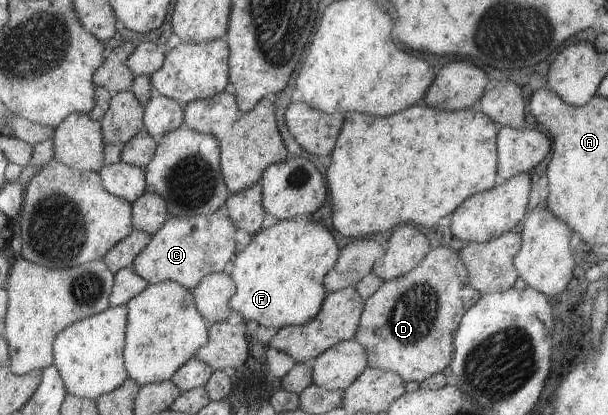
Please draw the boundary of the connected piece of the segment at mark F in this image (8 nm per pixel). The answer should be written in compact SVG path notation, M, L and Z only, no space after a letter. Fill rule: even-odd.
M291 219L277 220L269 228L260 229L251 236L249 244L230 258L232 267L229 277L234 281L235 294L227 305L241 314L244 321L254 321L263 327L279 329L288 325L310 322L320 310L324 296L323 278L338 258L334 236L319 222L296 222Z

